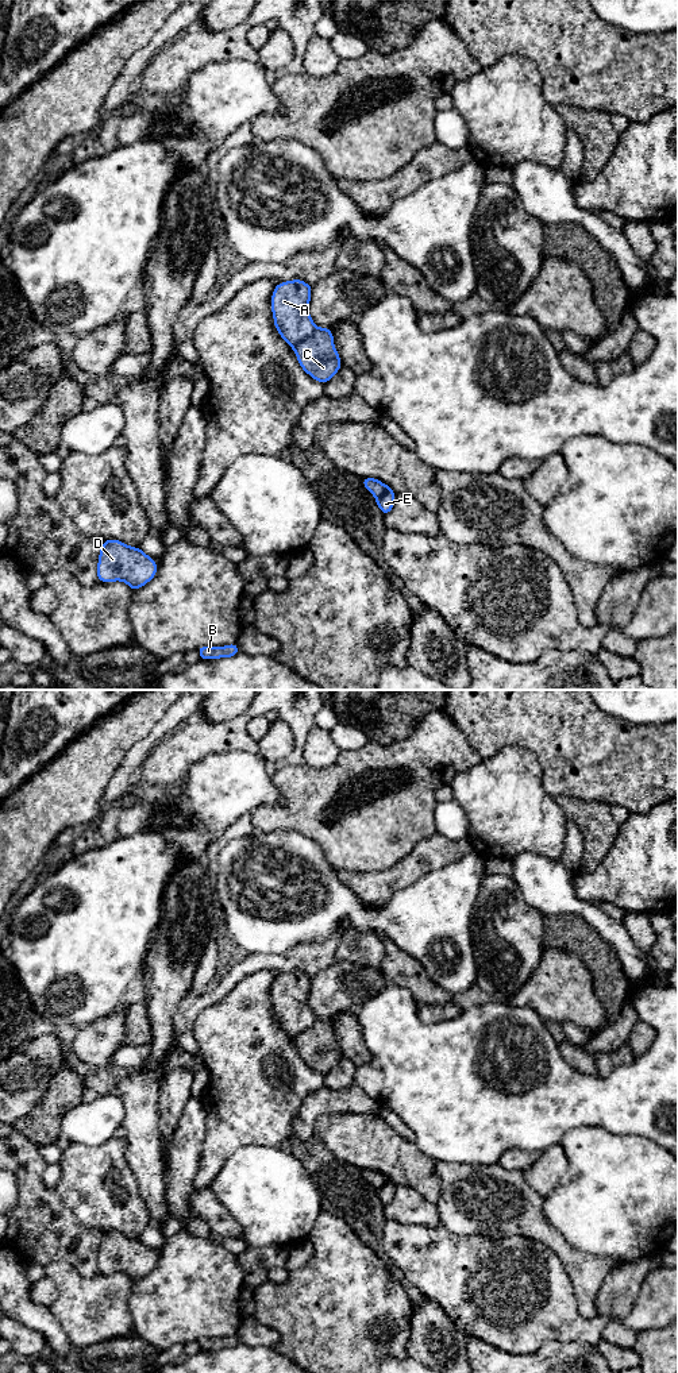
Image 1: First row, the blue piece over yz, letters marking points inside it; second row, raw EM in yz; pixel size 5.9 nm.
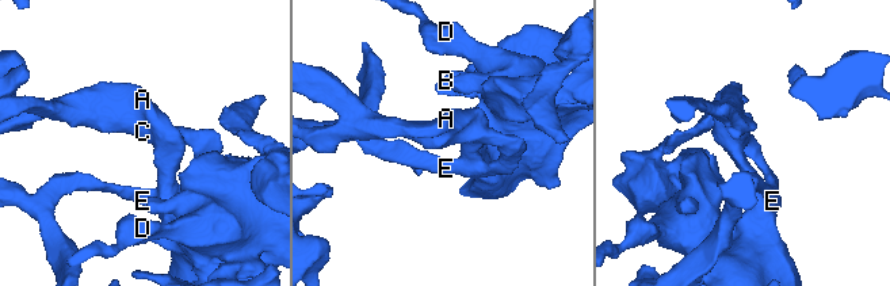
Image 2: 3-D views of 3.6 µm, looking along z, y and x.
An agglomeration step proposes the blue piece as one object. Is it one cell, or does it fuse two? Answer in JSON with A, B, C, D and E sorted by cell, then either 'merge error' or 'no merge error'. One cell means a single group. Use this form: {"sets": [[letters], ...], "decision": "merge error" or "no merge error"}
{"sets": [["A", "B", "C", "D", "E"]], "decision": "no merge error"}

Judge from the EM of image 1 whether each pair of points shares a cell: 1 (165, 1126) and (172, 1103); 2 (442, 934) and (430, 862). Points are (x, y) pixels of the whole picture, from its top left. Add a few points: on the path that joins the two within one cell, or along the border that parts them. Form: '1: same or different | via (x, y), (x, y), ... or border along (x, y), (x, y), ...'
1: same | via (168, 1121), (170, 1109)
2: different | border along (459, 859), (427, 872), (404, 889)

